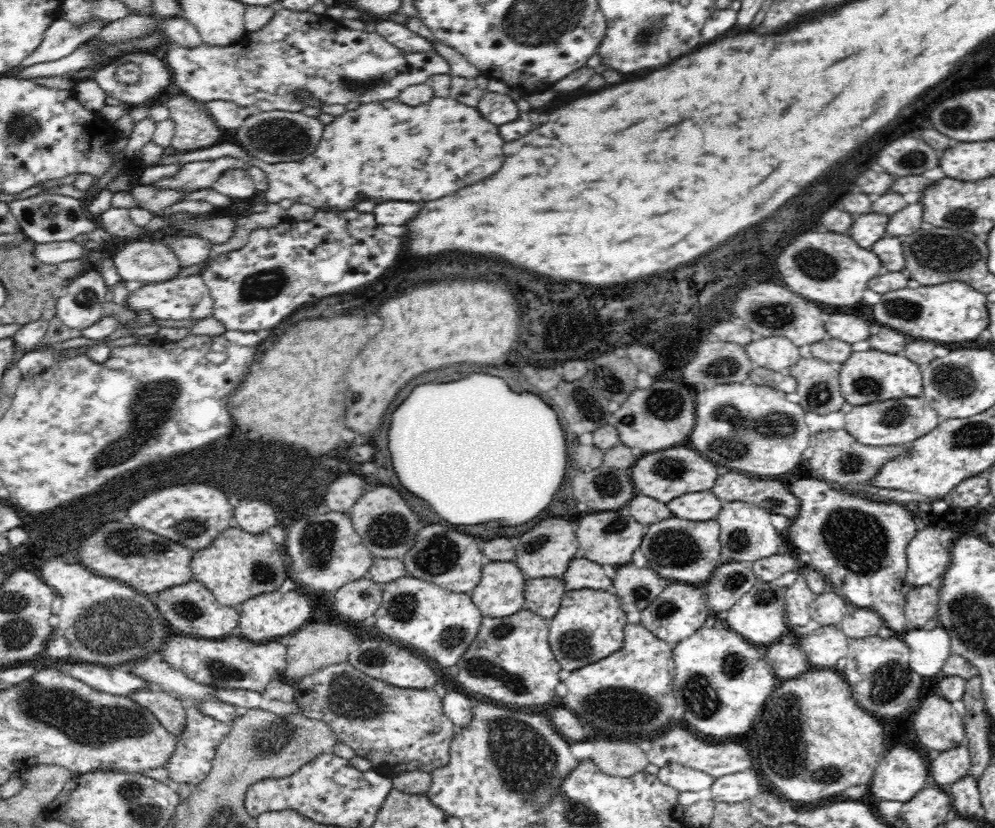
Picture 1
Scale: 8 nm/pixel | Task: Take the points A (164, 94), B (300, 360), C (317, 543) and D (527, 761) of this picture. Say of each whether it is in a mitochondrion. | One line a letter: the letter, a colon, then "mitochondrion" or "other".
A: other
B: other
C: mitochondrion
D: mitochondrion

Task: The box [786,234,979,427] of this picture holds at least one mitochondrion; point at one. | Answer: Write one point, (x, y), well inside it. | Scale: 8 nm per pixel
(953, 379)

